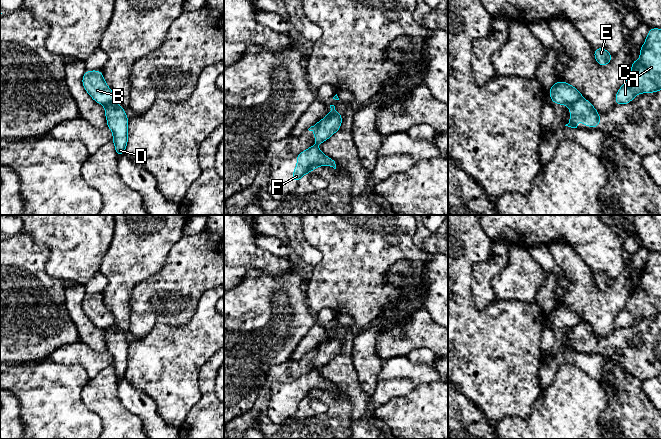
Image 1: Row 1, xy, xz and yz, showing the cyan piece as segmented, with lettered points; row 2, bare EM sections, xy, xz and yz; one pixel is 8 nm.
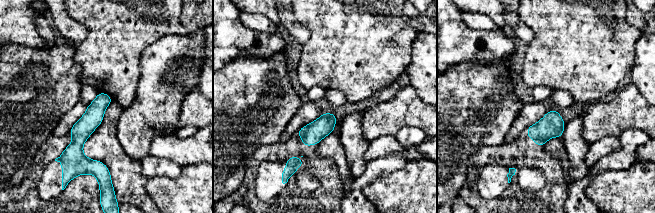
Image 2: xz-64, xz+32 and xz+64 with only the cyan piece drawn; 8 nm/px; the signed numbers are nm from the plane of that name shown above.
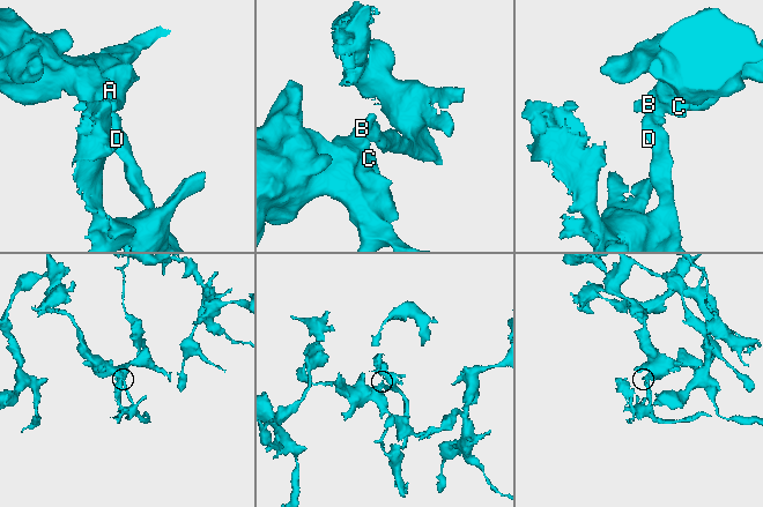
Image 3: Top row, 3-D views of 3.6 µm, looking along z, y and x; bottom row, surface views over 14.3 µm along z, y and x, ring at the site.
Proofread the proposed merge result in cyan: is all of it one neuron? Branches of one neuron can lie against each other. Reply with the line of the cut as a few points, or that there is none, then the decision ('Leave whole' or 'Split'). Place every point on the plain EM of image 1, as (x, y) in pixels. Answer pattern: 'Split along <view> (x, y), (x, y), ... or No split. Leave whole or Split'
Split along xz (335, 335), (319, 346). Split

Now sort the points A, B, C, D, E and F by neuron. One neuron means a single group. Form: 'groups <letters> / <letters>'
groups A B C E F / D

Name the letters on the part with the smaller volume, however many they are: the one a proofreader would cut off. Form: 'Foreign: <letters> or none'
Foreign: D

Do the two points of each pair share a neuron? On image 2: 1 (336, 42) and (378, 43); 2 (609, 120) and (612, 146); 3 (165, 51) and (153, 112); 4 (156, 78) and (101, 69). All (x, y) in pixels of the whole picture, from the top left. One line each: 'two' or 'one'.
1: one
2: two
3: one
4: two

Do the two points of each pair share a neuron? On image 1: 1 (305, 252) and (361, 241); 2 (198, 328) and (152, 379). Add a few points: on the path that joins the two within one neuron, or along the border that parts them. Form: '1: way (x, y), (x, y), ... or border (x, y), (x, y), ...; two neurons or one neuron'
1: border (303, 231), (304, 238), (321, 254), (313, 267); two neurons
2: way (190, 341), (165, 366); one neuron

